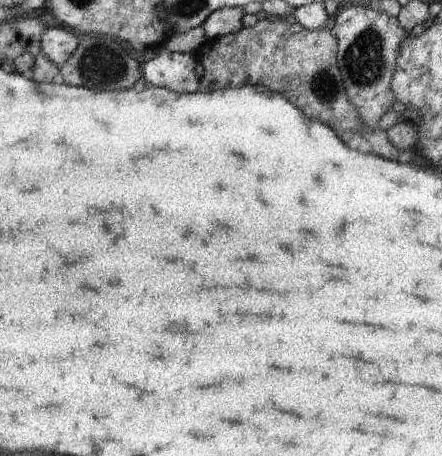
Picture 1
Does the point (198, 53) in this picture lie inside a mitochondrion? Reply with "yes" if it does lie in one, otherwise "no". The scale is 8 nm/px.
no

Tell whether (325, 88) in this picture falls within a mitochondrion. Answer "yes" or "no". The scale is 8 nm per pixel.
yes

